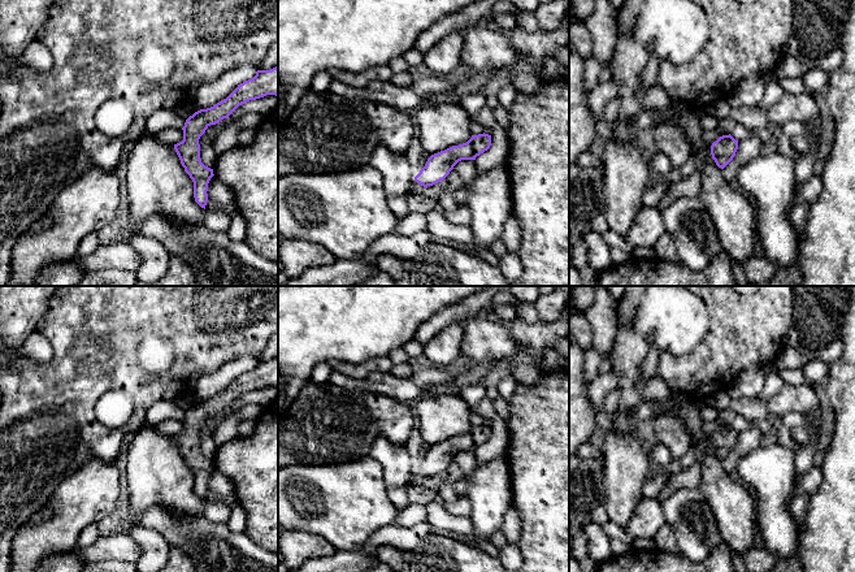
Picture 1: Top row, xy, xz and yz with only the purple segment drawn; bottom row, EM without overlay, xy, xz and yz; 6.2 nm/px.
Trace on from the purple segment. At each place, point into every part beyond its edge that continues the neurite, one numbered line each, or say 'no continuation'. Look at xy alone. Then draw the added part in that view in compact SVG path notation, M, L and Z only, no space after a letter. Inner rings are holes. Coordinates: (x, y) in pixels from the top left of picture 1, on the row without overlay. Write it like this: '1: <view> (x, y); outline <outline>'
no continuation

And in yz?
no continuation

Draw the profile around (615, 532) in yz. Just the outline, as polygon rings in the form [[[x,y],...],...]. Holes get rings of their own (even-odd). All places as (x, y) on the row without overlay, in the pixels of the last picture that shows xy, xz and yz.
[[[607,521],[602,525],[604,533],[608,536],[609,540],[621,540],[622,542],[628,543],[629,546],[633,546],[635,541],[635,536],[630,533],[628,529],[622,529],[620,525],[617,525],[613,521]]]

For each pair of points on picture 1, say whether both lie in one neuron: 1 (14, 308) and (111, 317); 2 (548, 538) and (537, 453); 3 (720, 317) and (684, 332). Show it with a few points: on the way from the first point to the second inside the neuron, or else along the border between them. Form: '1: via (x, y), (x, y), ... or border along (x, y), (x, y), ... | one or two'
1: border along (51, 299), (47, 311), (35, 329) | two
2: via (548, 518), (548, 473) | one
3: border along (702, 299), (708, 313), (708, 330), (699, 343) | two

